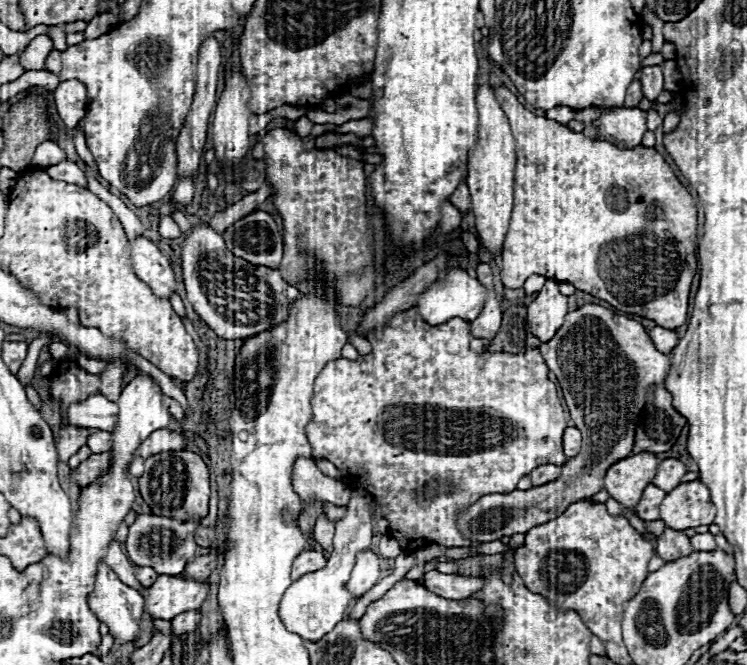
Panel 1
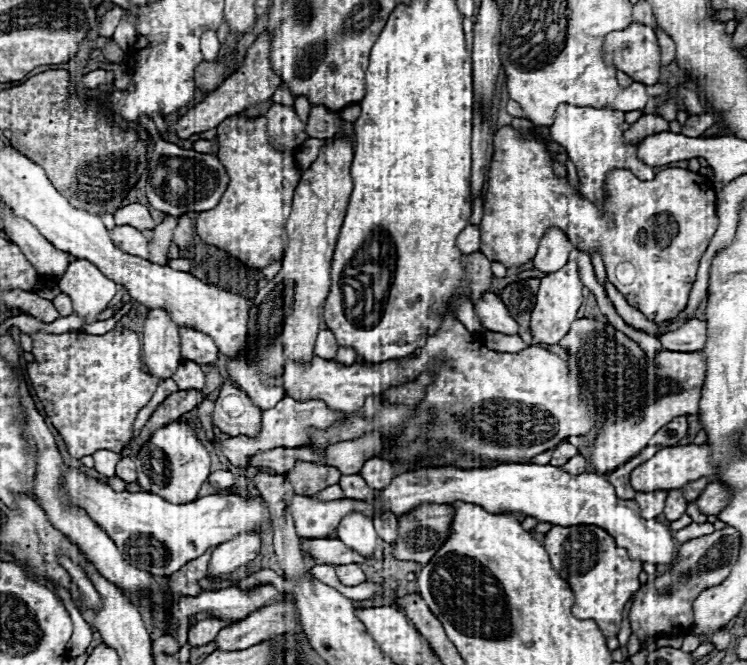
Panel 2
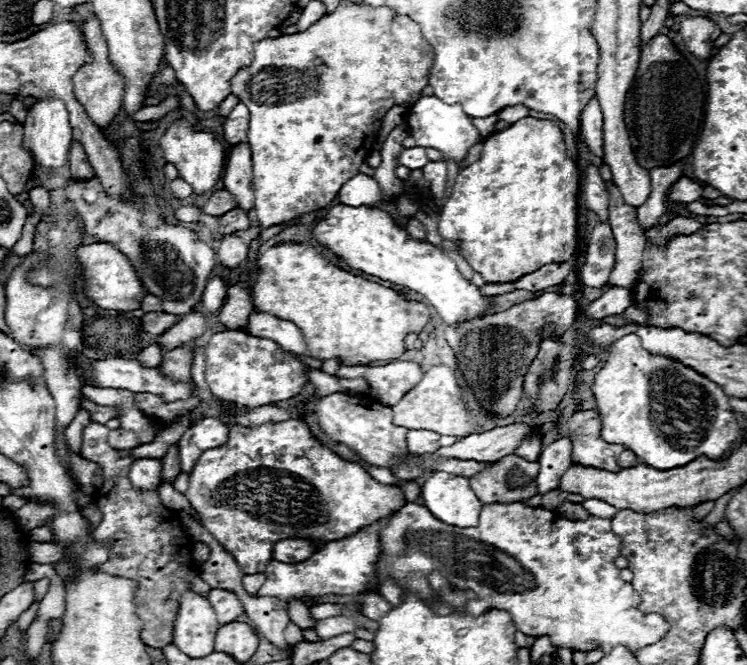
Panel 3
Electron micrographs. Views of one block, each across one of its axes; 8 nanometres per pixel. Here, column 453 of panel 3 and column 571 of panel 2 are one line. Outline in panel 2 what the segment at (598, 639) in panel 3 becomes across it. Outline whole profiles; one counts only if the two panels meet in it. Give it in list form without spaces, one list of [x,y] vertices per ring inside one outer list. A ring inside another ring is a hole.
[[[576,524],[568,528],[552,526],[544,536],[544,548],[550,554],[554,570],[574,590],[576,602],[572,614],[580,620],[594,620],[604,636],[616,636],[624,604],[640,588],[638,574],[642,572],[642,564],[630,560],[626,550],[618,548],[606,530],[592,524]]]

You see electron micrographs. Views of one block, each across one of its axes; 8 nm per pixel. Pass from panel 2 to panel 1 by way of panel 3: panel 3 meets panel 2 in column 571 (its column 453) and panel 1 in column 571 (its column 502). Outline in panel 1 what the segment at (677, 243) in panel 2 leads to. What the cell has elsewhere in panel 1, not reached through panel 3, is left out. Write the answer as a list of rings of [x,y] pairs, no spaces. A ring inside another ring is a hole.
[[[498,86],[494,88],[496,100],[500,102],[504,114],[510,120],[512,126],[512,134],[516,138],[516,174],[514,174],[514,210],[512,210],[512,220],[510,220],[510,228],[504,240],[504,250],[502,250],[502,258],[496,258],[496,266],[500,268],[500,276],[502,276],[502,284],[506,288],[522,288],[522,284],[526,282],[528,276],[532,274],[540,274],[546,276],[550,280],[556,282],[570,282],[576,286],[576,290],[588,292],[596,298],[606,300],[608,304],[612,304],[618,310],[624,310],[628,314],[638,314],[644,316],[648,320],[654,320],[658,326],[674,330],[678,326],[682,326],[686,322],[688,316],[688,294],[690,294],[690,284],[692,278],[696,274],[696,226],[698,226],[698,218],[696,218],[696,206],[694,200],[690,196],[690,192],[678,182],[674,170],[668,166],[668,162],[662,158],[662,154],[658,154],[654,148],[642,148],[636,146],[632,150],[620,150],[614,144],[606,142],[606,140],[592,140],[588,138],[584,132],[574,132],[568,126],[558,124],[556,120],[548,120],[548,118],[538,118],[534,116],[530,110],[526,110],[516,94],[512,90],[508,90],[506,86]]]

